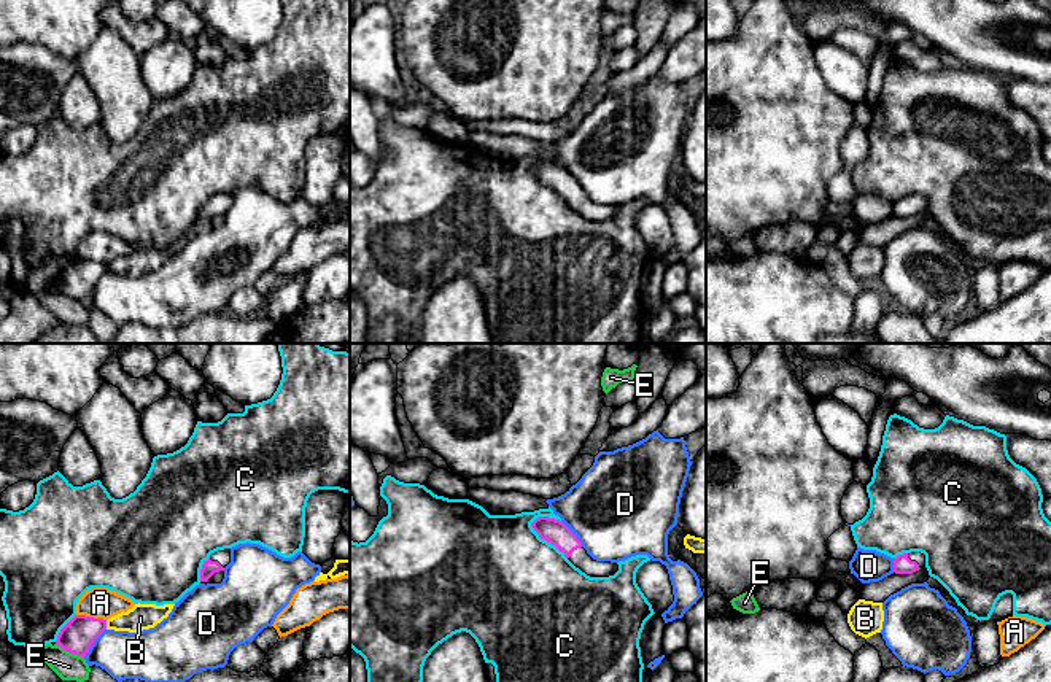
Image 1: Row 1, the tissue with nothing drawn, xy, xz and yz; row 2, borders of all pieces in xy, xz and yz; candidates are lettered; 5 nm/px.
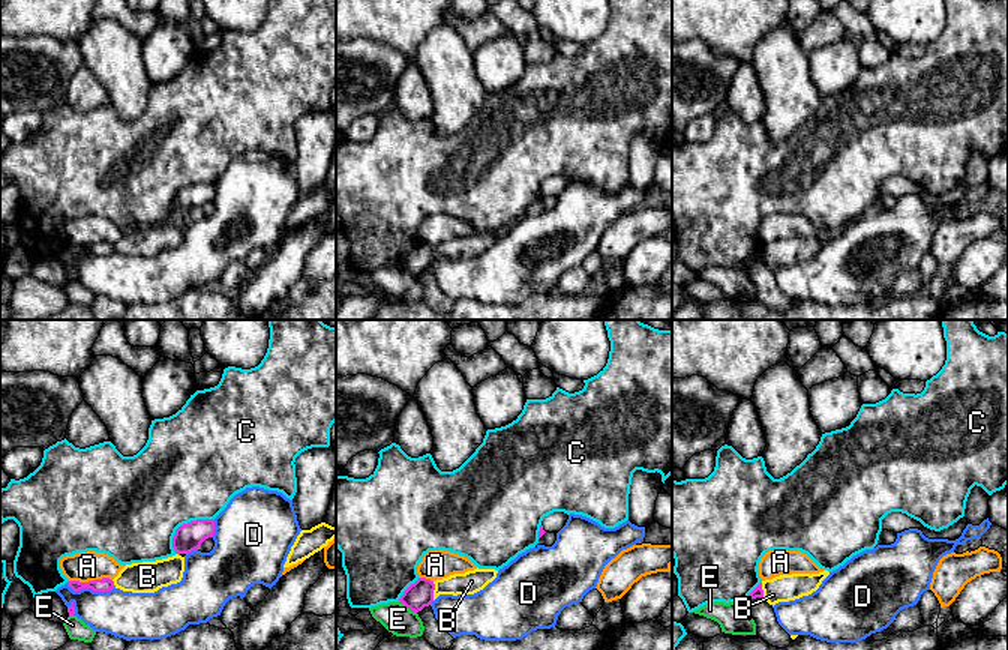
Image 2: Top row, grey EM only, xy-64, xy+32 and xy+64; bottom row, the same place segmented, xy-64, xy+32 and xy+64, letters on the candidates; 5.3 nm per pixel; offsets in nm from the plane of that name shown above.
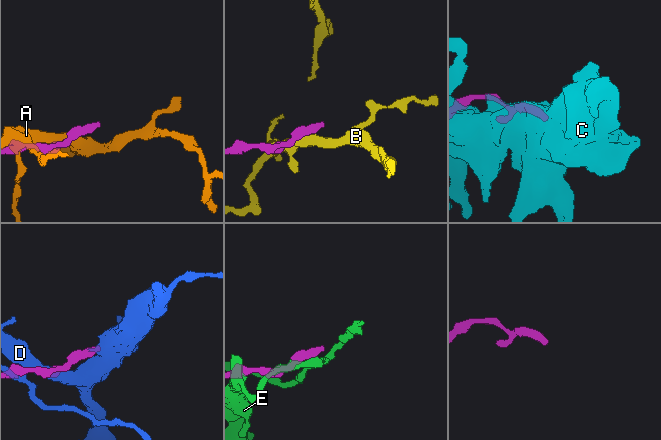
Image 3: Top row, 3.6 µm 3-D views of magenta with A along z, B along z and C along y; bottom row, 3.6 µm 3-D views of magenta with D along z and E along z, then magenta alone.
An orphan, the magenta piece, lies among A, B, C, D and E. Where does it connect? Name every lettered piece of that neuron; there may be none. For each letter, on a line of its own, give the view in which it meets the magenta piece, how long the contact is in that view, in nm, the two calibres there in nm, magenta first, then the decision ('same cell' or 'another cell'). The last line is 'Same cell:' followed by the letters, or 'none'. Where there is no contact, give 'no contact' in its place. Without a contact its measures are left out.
A: xy | 160 nm | 170/160 nm | another cell
B: xy | 50 nm | 170/130 nm | another cell
C: xz | 260 nm | 120/500 nm | another cell
D: xy | 190 nm | 170/240 nm | another cell
E: xy | 160 nm | 170/140 nm | another cell
Same cell: none

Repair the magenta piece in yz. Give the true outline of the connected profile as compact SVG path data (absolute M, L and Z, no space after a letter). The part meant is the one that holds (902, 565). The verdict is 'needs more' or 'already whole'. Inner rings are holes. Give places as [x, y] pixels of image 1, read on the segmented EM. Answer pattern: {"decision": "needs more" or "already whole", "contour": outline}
{"decision": "needs more", "contour": "M921 552L903 553L894 558L895 574L913 574L925 568L925 555Z"}

